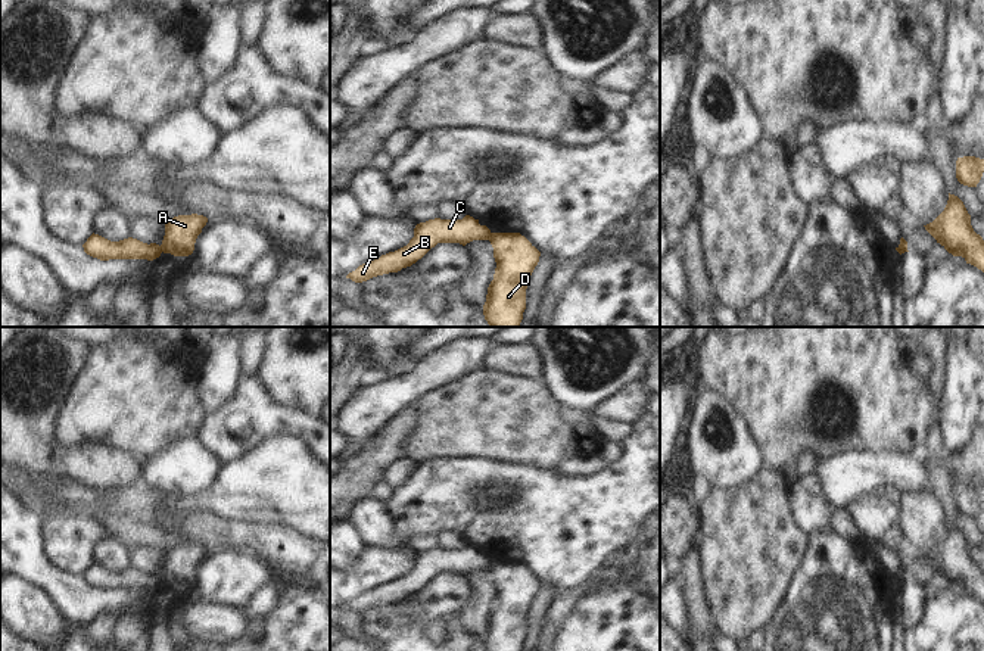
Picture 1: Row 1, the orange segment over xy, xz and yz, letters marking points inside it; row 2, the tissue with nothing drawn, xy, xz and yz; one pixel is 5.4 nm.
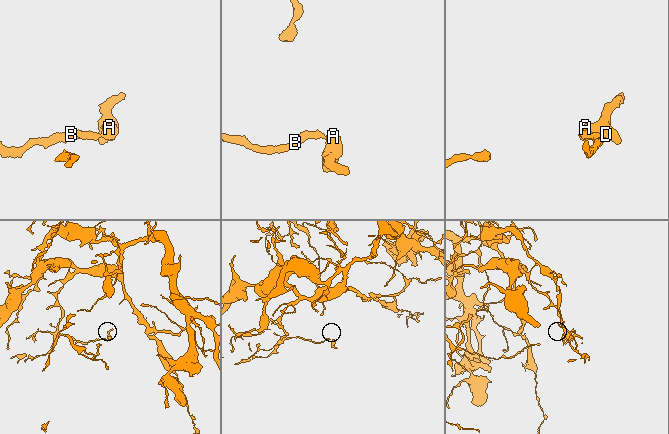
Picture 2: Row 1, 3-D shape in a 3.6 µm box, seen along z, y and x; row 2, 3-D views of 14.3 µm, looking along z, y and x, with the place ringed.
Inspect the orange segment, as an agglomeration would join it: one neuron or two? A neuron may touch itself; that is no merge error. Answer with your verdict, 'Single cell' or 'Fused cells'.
Fused cells.

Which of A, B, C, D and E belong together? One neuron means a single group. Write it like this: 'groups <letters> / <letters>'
groups A D / B C E

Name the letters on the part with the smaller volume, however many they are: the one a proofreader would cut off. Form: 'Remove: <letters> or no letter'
Remove: A, D

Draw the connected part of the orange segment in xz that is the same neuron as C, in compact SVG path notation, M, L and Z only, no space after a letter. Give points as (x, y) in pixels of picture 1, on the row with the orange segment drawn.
M470 215L463 219L429 219L415 225L414 237L407 246L359 265L346 278L362 283L377 275L398 272L415 264L437 243L460 243L465 246L473 240L491 240L491 236L491 230L486 225L480 225L479 219Z

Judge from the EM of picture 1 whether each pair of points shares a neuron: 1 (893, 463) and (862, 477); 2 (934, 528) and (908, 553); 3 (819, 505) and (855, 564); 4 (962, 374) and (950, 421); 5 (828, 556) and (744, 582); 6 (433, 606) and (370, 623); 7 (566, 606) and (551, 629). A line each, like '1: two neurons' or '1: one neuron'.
1: one neuron
2: two neurons
3: two neurons
4: one neuron
5: two neurons
6: two neurons
7: one neuron

